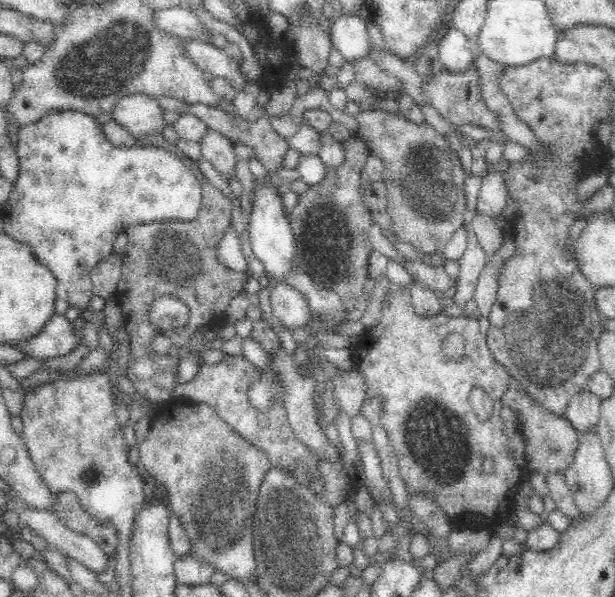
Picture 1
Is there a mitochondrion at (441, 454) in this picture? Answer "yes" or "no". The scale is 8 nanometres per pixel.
yes

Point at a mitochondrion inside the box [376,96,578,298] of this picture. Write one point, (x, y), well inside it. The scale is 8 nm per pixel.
(424, 192)

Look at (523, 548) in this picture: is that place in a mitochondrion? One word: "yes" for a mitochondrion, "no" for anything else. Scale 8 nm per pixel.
no

